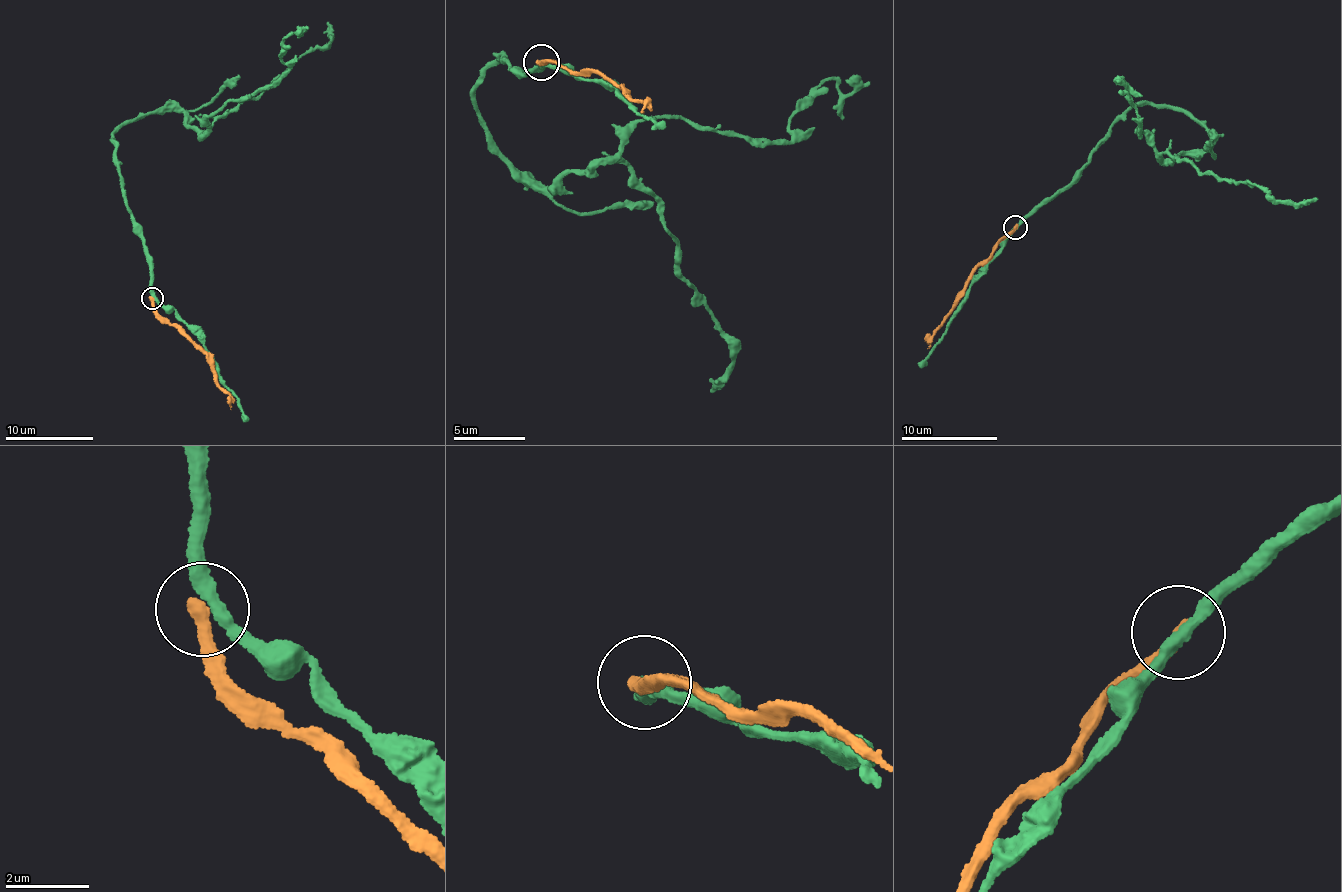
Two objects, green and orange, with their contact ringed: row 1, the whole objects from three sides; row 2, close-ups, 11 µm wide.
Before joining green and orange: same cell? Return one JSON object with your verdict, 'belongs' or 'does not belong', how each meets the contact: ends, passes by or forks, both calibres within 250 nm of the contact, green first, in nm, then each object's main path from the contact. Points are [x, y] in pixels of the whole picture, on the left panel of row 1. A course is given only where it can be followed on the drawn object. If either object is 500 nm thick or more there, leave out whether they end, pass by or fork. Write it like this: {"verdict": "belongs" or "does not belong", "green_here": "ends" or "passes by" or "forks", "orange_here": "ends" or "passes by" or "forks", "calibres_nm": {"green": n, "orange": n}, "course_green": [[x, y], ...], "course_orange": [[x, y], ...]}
{"verdict": "does not belong", "green_here": "passes by", "orange_here": "ends", "calibres_nm": {"green": 280, "orange": 360}, "course_green": [[152, 297], [154, 274], [113, 133], [166, 111], [198, 134], [206, 118], [289, 69], [281, 40], [306, 29]], "course_orange": [[151, 298], [158, 314], [181, 327], [186, 338], [199, 346], [229, 400], [231, 410]]}

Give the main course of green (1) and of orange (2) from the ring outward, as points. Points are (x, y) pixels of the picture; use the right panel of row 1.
1: (1017, 226), (1135, 106), (1193, 115), (1210, 146), (1157, 153), (1137, 135), (1122, 81), (1142, 96)
2: (1014, 226), (967, 281), (956, 307), (928, 338), (927, 349)

